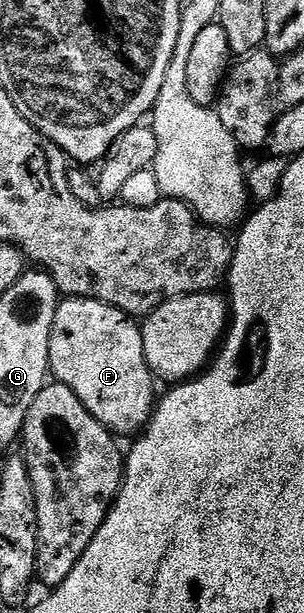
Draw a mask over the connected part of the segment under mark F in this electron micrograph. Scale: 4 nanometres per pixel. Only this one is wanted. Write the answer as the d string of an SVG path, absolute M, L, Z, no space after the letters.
M74 296L58 303L49 335L49 372L60 387L73 392L87 411L118 437L136 437L155 407L155 377L143 354L138 321L98 300Z

